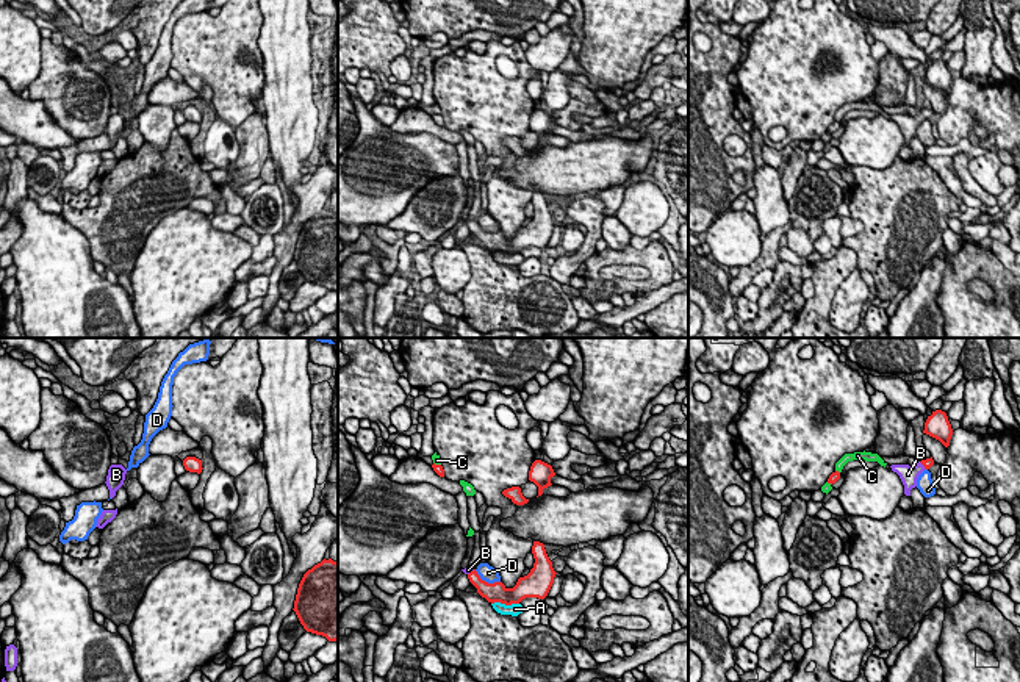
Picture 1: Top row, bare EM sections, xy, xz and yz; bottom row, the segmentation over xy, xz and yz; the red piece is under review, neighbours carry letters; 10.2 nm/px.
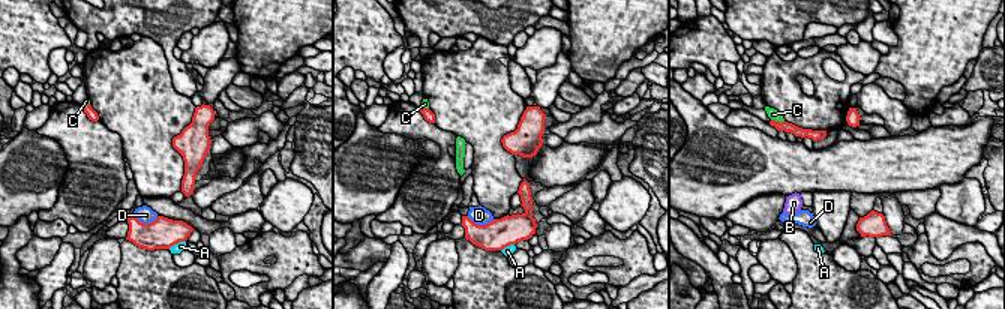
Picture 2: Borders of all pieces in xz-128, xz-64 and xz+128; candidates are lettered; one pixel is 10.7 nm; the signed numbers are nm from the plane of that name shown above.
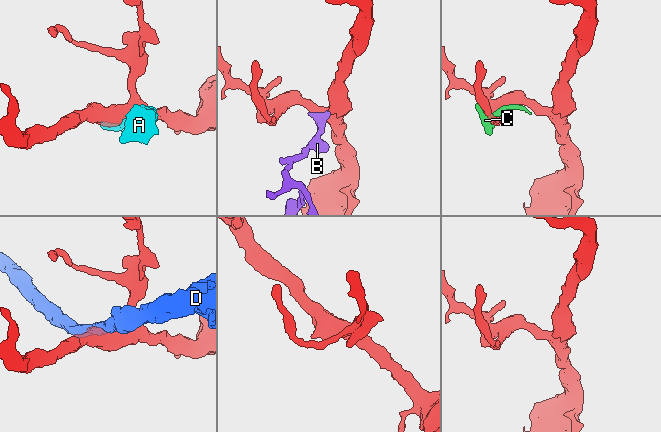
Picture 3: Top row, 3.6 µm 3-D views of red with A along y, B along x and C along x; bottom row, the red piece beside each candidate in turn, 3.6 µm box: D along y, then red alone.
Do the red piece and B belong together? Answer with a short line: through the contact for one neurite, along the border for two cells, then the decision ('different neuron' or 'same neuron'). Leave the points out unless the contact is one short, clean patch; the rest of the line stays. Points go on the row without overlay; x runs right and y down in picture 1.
line yz (928, 111), (922, 113), (908, 124); same neuron

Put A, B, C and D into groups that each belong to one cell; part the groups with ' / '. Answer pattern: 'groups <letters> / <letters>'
groups A / B / C / D

